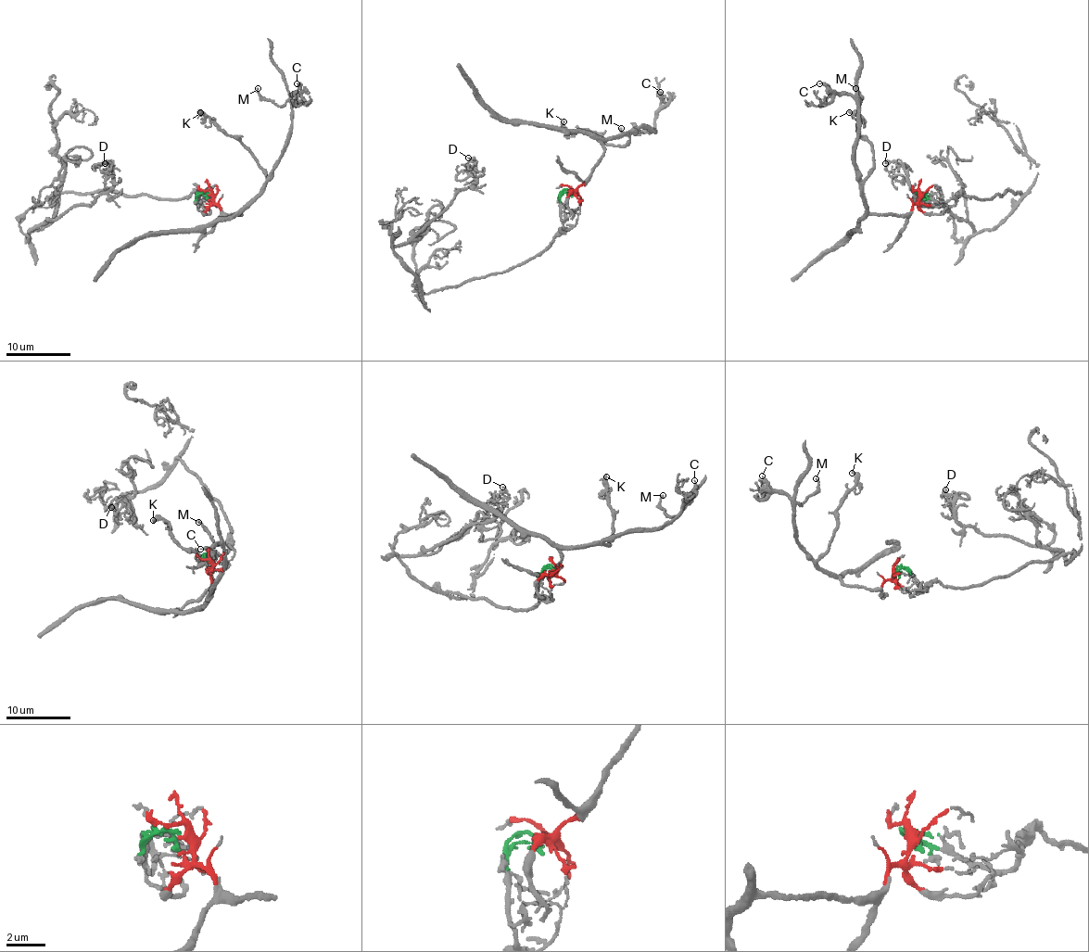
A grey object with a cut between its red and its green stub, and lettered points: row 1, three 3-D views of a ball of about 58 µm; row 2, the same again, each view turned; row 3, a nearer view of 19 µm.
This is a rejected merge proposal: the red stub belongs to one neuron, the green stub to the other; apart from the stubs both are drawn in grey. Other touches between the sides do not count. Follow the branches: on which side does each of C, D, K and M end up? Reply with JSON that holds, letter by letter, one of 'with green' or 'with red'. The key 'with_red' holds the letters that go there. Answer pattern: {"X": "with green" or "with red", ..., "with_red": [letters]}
{"C": "with red", "D": "with green", "K": "with red", "M": "with red", "with_red": ["C", "K", "M"]}

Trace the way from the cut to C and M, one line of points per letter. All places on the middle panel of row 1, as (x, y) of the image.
C: (573, 192), (588, 177), (603, 153), (603, 140), (643, 127), (654, 131), (657, 107), (663, 98), (661, 92)
M: (573, 192), (588, 177), (603, 153), (603, 140), (627, 135), (639, 127), (654, 131), (624, 133), (621, 127)

